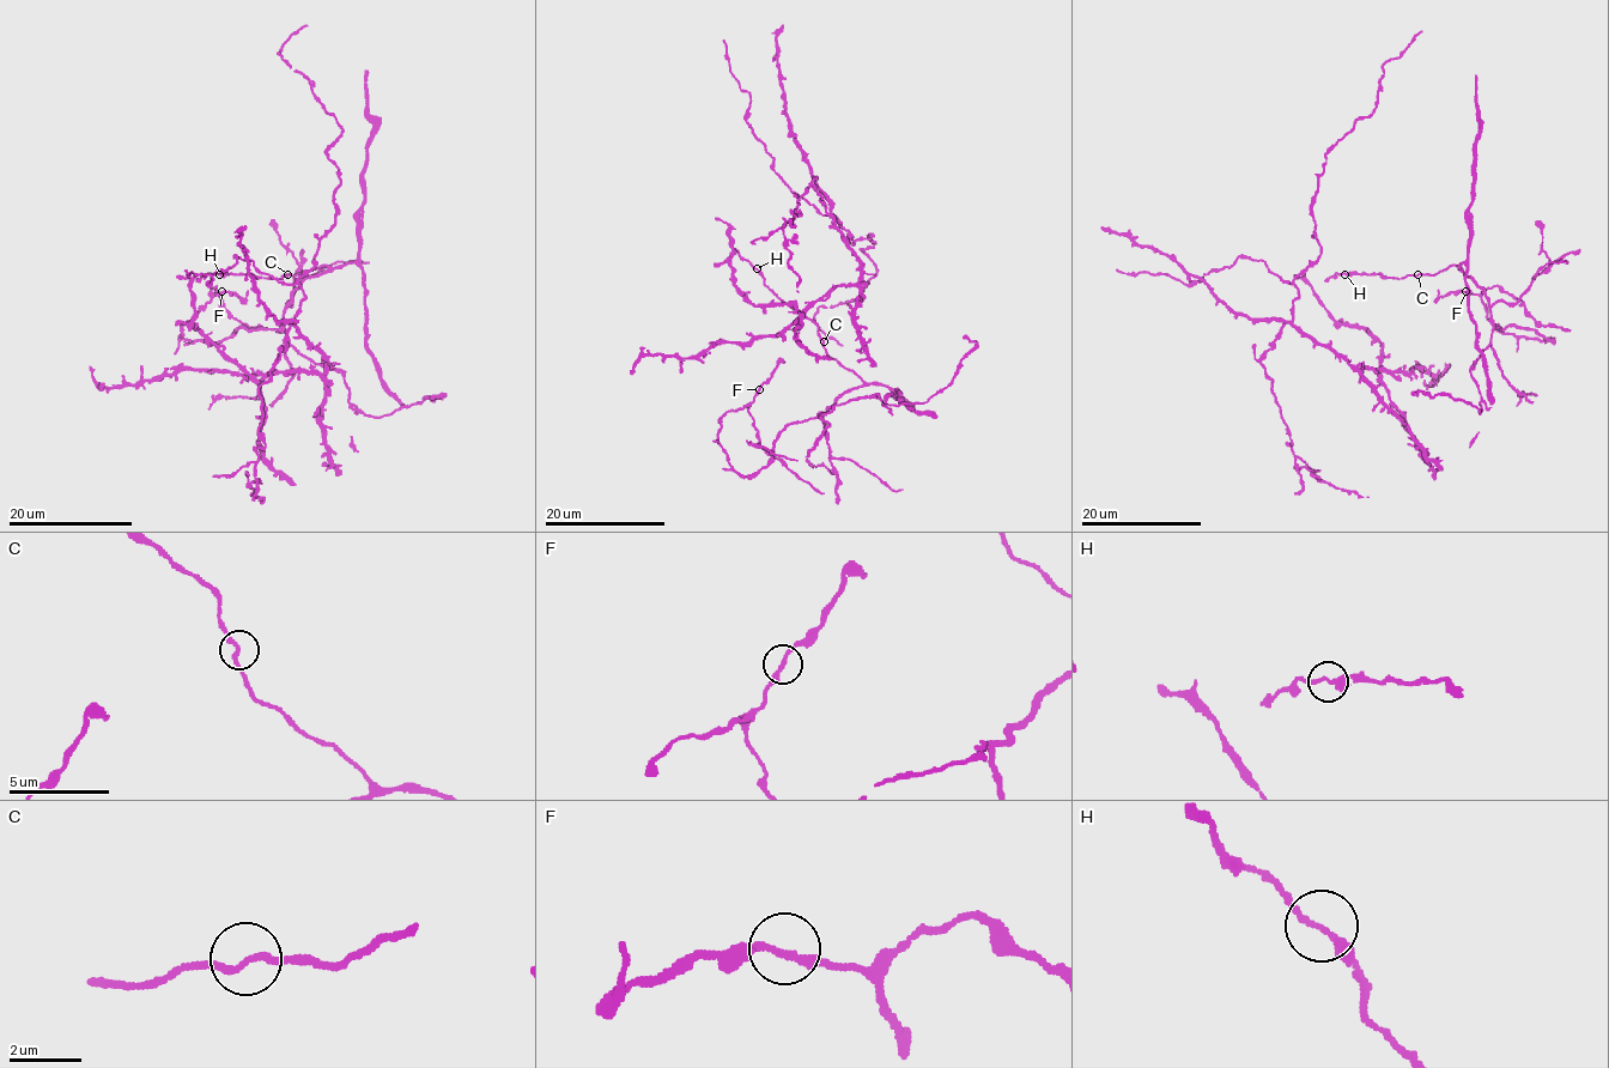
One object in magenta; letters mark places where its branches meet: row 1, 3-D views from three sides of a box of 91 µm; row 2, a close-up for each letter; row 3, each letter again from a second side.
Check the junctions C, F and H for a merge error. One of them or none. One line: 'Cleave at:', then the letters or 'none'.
Cleave at: none

